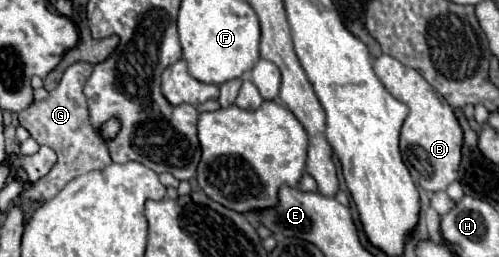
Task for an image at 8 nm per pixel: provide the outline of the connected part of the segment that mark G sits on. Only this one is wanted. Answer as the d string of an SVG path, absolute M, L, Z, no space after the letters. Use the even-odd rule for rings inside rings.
M75 62L73 66L69 66L65 70L61 82L57 84L55 90L49 92L49 96L45 100L33 102L29 108L19 112L19 124L29 130L31 138L37 144L45 144L45 146L53 148L57 152L57 156L59 156L55 168L47 176L37 180L31 188L27 188L23 192L25 198L49 200L59 190L63 190L63 186L69 184L73 178L77 178L77 176L81 176L85 172L91 172L91 170L103 170L113 162L111 156L109 156L105 140L113 138L119 132L119 122L117 120L109 120L103 126L103 138L99 138L95 134L93 126L89 124L89 112L87 112L87 102L85 102L85 96L83 96L83 84L91 76L91 70L93 70L91 64Z

